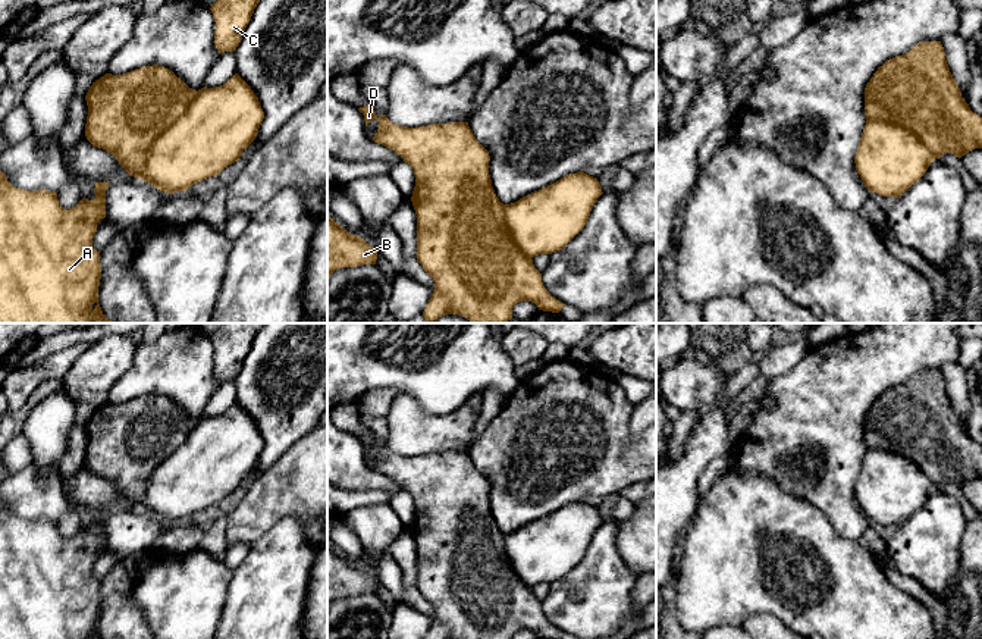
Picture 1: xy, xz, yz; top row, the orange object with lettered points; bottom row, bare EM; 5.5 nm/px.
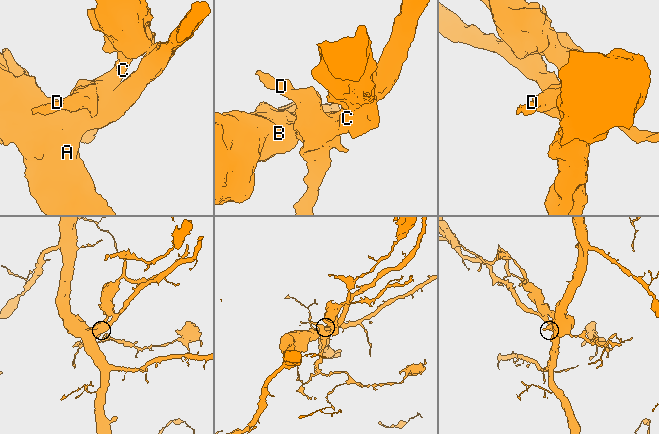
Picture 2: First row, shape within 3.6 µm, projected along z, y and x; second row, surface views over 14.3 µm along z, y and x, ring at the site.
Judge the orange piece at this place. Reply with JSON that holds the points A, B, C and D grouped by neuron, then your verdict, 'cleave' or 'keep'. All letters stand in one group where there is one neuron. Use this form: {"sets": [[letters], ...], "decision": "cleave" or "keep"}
{"sets": [["A", "B"], ["C", "D"]], "decision": "cleave"}

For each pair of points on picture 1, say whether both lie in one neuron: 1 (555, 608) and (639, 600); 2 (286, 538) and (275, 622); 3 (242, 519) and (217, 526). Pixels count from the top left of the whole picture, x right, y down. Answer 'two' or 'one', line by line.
1: two
2: one
3: two

